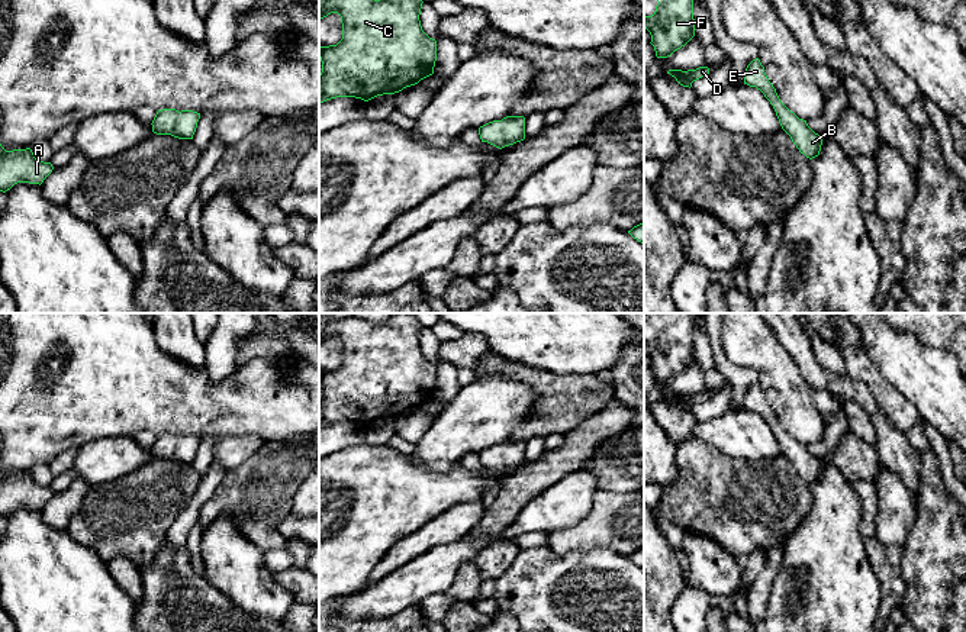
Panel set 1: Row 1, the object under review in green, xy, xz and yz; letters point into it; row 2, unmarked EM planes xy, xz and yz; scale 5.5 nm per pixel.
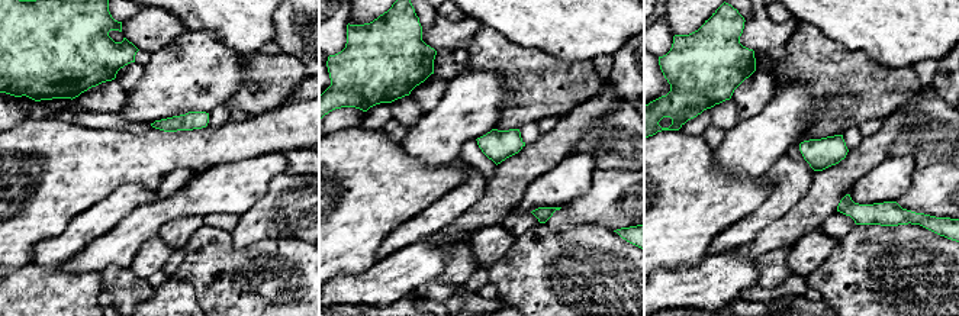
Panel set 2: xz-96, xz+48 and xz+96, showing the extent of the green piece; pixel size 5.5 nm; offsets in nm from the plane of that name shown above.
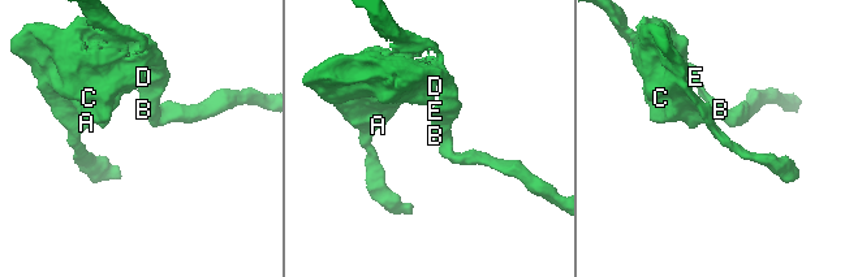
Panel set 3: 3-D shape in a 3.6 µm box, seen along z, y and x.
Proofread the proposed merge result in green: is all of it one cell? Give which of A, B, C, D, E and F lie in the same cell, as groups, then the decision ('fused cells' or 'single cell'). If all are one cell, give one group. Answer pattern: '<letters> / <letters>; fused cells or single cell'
A B C D E F; single cell

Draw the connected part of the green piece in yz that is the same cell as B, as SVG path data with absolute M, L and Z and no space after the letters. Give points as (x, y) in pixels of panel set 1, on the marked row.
M753 59L744 74L744 84L756 87L773 106L782 129L790 136L801 154L812 159L820 155L822 136L815 133L806 123L790 112L779 99L776 88L769 81L760 59Z

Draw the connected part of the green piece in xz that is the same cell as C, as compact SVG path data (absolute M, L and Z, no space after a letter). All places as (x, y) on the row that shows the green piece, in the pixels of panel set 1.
M319 0L319 19L338 13L342 39L337 45L319 46L319 104L337 97L368 101L395 94L434 74L437 41L421 26L422 0Z

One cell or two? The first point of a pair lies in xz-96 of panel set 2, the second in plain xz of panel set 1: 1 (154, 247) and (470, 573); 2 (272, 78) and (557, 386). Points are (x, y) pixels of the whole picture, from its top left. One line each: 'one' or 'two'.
1: one
2: one

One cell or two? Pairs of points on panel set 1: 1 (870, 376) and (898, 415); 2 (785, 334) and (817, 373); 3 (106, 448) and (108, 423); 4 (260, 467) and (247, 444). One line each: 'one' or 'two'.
1: one
2: one
3: two
4: two

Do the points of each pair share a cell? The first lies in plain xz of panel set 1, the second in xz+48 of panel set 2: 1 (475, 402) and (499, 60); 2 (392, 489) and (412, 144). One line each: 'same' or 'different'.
1: different
2: different

